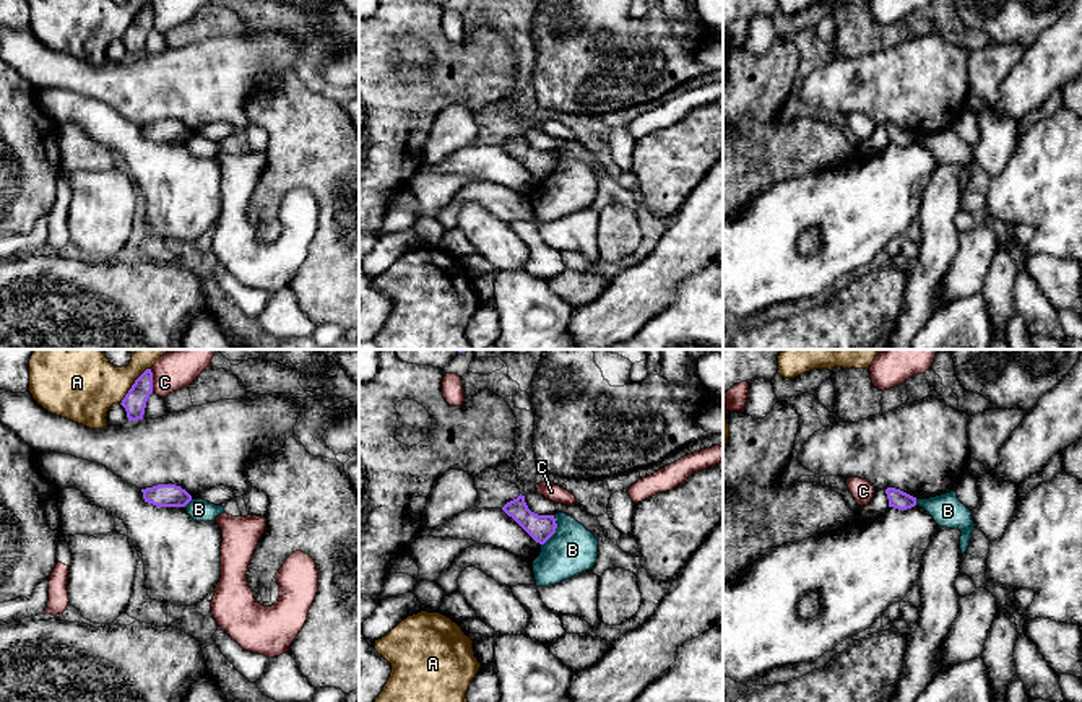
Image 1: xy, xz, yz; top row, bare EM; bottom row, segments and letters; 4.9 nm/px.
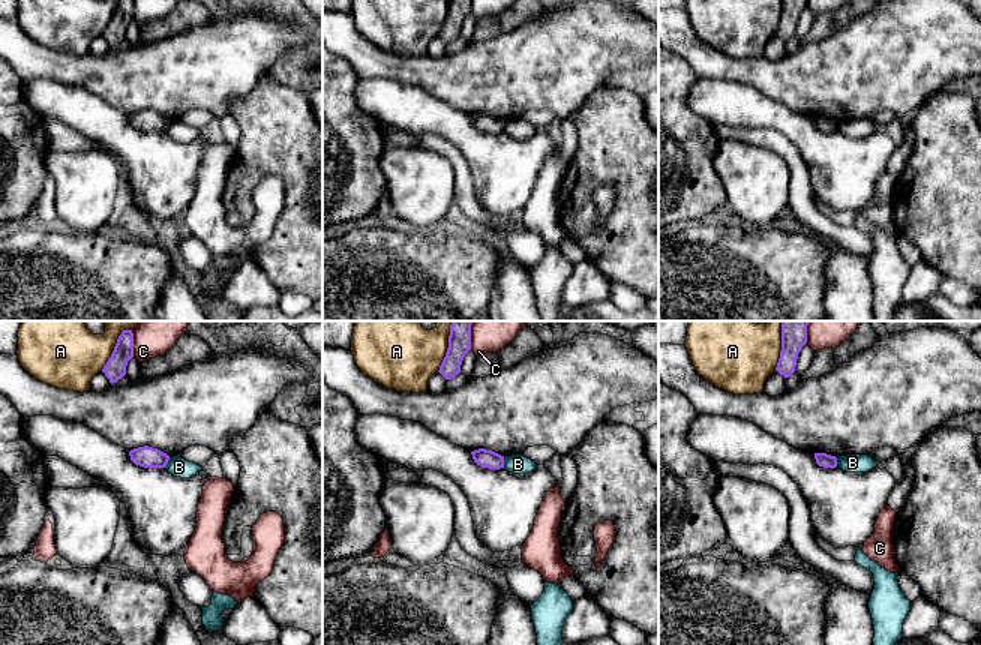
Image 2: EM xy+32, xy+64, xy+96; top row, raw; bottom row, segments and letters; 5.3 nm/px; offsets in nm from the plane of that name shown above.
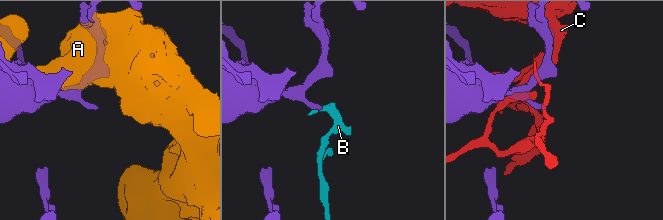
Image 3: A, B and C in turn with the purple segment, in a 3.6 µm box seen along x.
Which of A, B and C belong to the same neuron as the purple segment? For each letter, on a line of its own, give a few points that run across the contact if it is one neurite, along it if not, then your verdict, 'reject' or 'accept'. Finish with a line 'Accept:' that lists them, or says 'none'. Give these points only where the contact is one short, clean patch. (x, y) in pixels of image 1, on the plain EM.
A: reject
B: line xz (554, 151), (554, 168), (541, 181); reject
C: reject
Accept: none

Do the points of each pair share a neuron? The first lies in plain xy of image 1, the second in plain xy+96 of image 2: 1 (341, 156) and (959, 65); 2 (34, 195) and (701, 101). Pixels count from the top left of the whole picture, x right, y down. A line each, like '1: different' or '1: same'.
1: different
2: different

